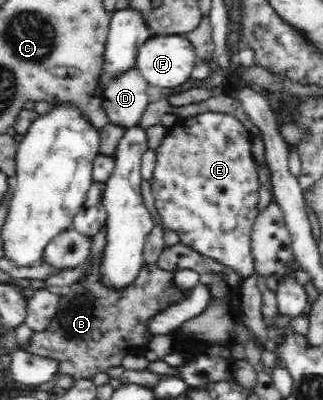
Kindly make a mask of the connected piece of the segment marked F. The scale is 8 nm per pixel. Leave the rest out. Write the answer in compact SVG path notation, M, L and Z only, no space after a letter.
M160 35L149 37L141 45L136 68L148 85L172 88L188 81L198 62L185 35Z

